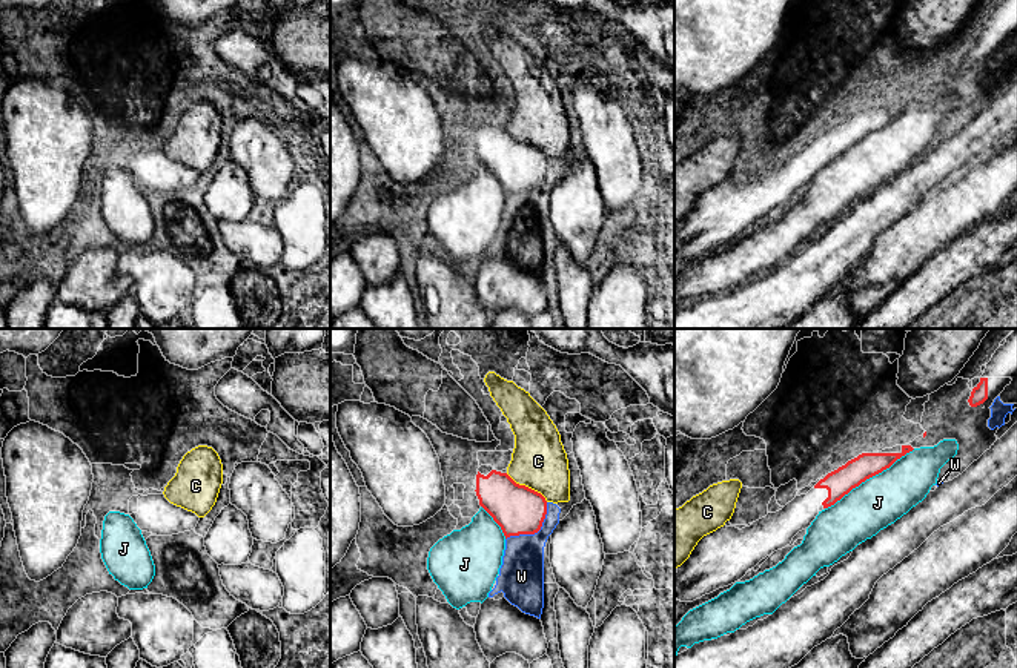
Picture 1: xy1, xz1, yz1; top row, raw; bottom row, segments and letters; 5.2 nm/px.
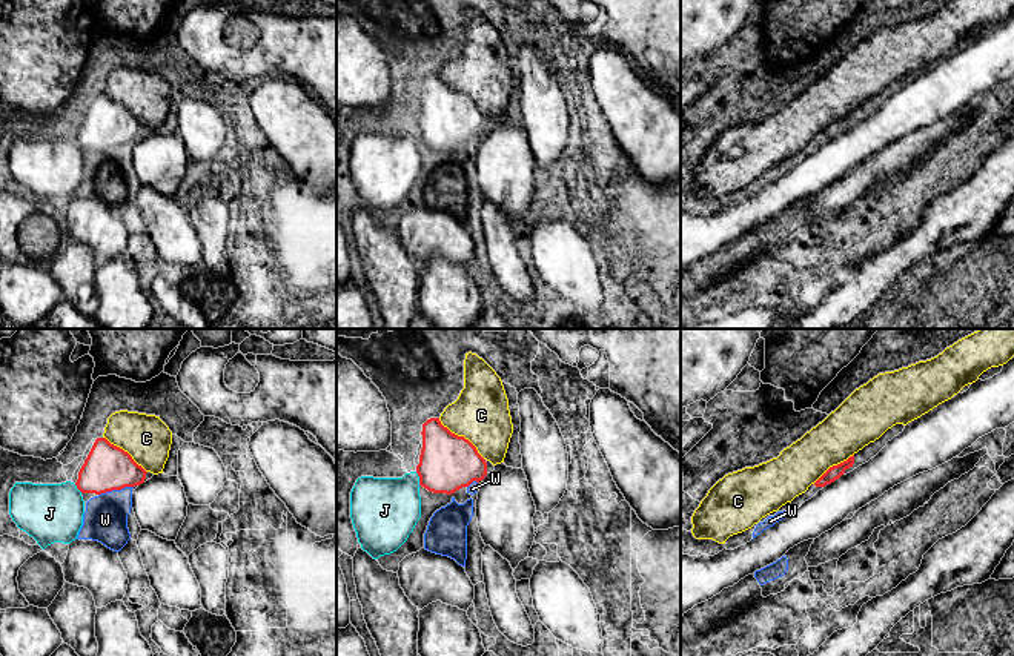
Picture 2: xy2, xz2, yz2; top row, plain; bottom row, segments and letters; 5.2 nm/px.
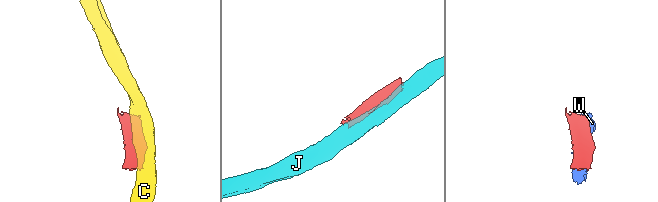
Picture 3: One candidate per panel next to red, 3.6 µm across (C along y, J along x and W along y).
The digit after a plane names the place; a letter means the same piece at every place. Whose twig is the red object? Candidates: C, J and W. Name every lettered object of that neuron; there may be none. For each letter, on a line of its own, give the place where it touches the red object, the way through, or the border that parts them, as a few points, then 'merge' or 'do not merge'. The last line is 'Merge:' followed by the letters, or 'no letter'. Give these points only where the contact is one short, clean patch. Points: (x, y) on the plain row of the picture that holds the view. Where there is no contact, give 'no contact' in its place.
C: xz2 (463, 92) | do not merge
J: yz1 (870, 132) | do not merge
W: xz1 (535, 188) | do not merge
Merge: no letter

